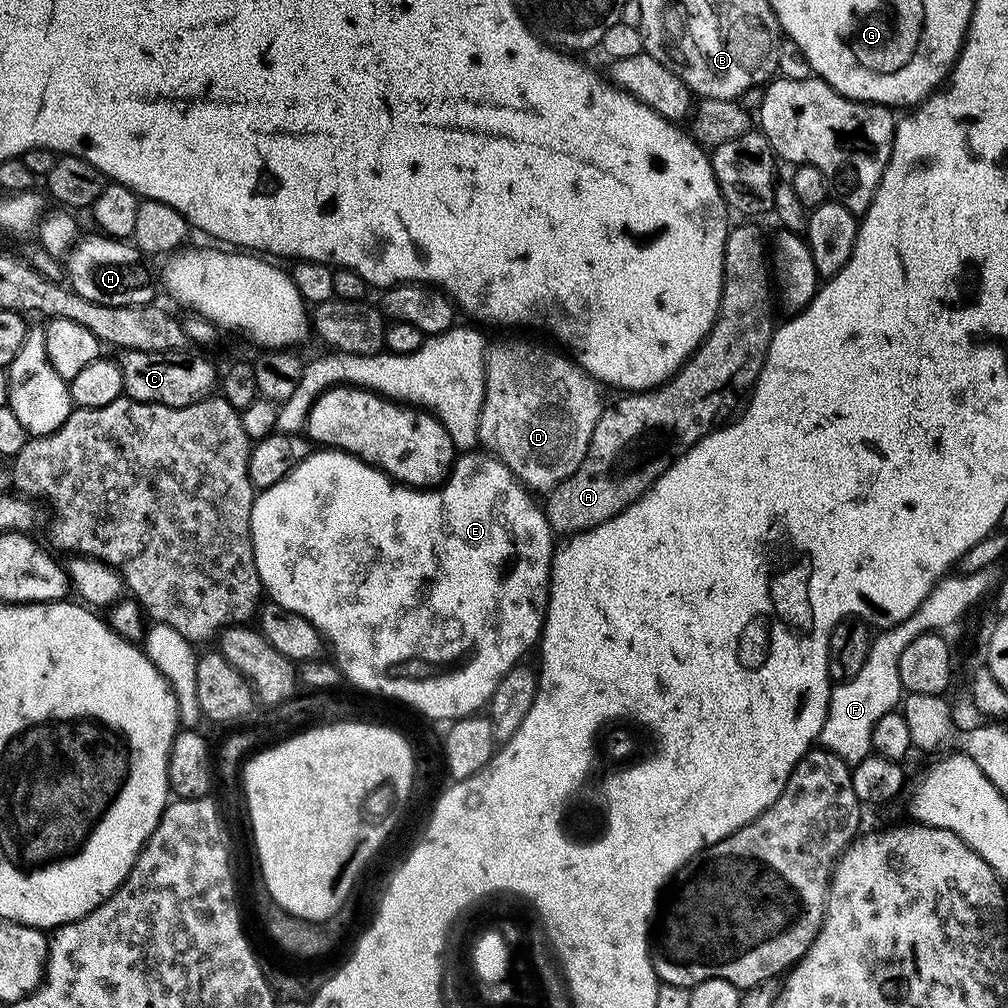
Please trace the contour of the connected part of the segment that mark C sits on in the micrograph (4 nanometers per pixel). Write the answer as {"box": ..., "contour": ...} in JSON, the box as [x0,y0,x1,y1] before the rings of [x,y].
{"box":[118,351,218,408],"contour":[[[121,351],[118,363],[122,370],[123,395],[129,400],[185,408],[213,395],[218,384],[218,368],[204,356],[188,356],[183,352]]]}

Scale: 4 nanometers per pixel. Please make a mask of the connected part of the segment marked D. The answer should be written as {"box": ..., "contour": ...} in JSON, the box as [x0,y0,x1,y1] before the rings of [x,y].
{"box":[478,340,602,494],"contour":[[[496,340],[487,345],[484,358],[486,390],[478,422],[480,444],[485,453],[502,461],[525,488],[536,494],[551,492],[567,476],[574,474],[574,470],[578,470],[602,411],[601,385],[571,355],[552,348],[536,340]]]}

